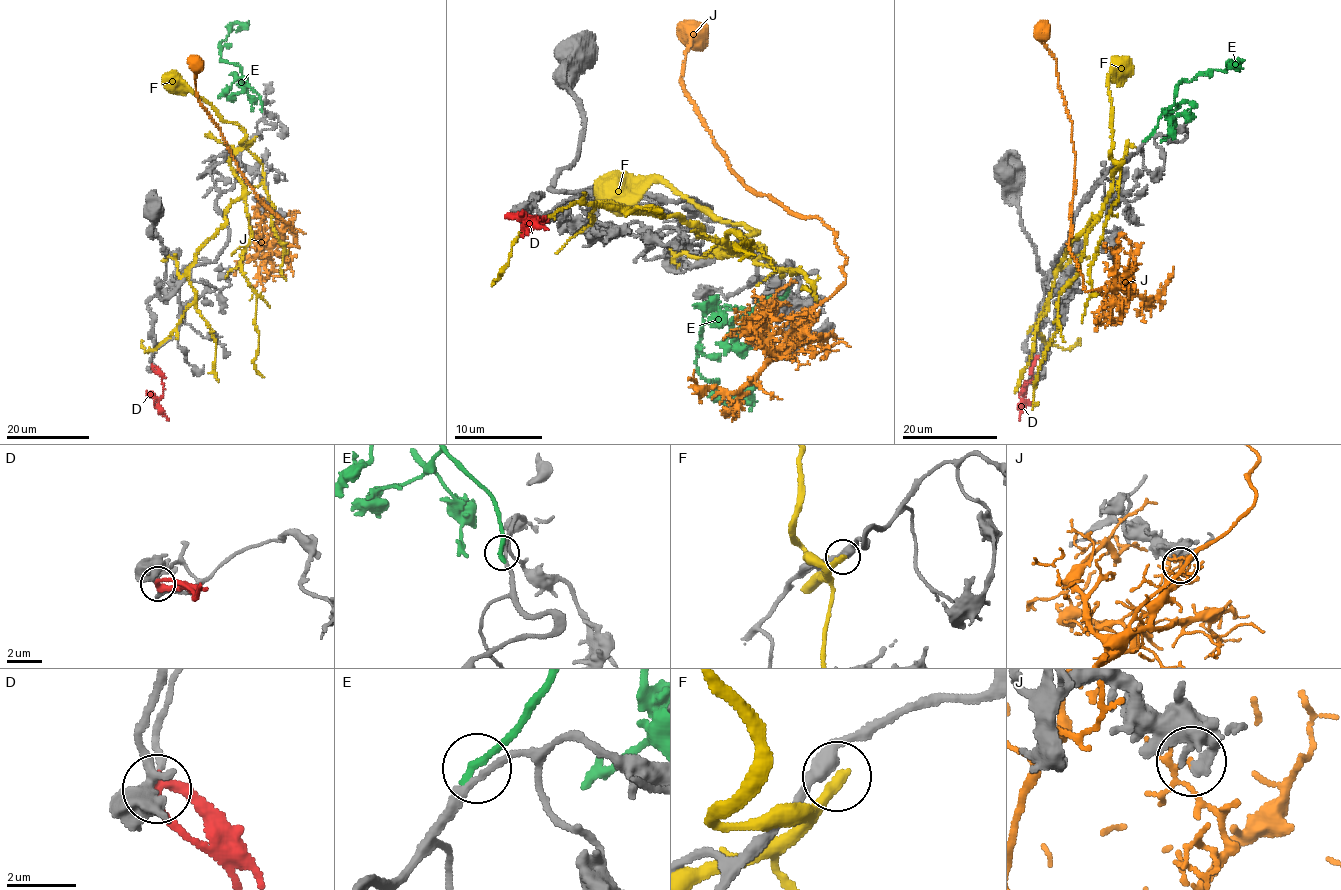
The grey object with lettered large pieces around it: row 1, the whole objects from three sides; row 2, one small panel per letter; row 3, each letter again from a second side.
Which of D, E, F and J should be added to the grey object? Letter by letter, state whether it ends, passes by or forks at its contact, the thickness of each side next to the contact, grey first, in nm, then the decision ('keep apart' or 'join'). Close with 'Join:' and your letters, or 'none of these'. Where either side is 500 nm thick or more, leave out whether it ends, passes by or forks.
D: it passes by | 400/280 nm | join
E: it ends | 190/280 nm | join
F: it ends | 400/360 nm | keep apart
J: it forks | 280/80 nm | keep apart
Join: D, E

